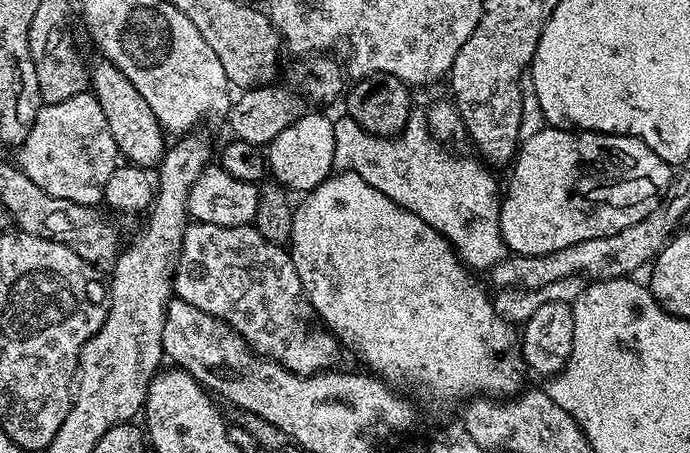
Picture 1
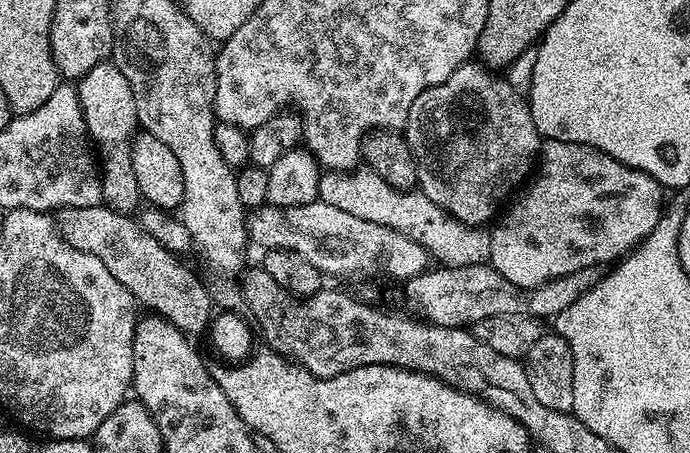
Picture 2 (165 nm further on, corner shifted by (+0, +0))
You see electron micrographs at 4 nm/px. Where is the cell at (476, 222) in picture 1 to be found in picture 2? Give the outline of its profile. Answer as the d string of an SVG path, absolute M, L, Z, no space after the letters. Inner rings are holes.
M360 167L355 170L325 171L320 178L319 199L330 206L338 206L338 210L346 210L346 214L354 214L354 218L366 218L366 222L378 222L378 226L390 226L406 234L406 238L422 245L433 261L441 260L441 265L465 268L491 261L490 235L483 227L457 220L441 205L434 203L424 191L401 190L386 182L371 168Z

